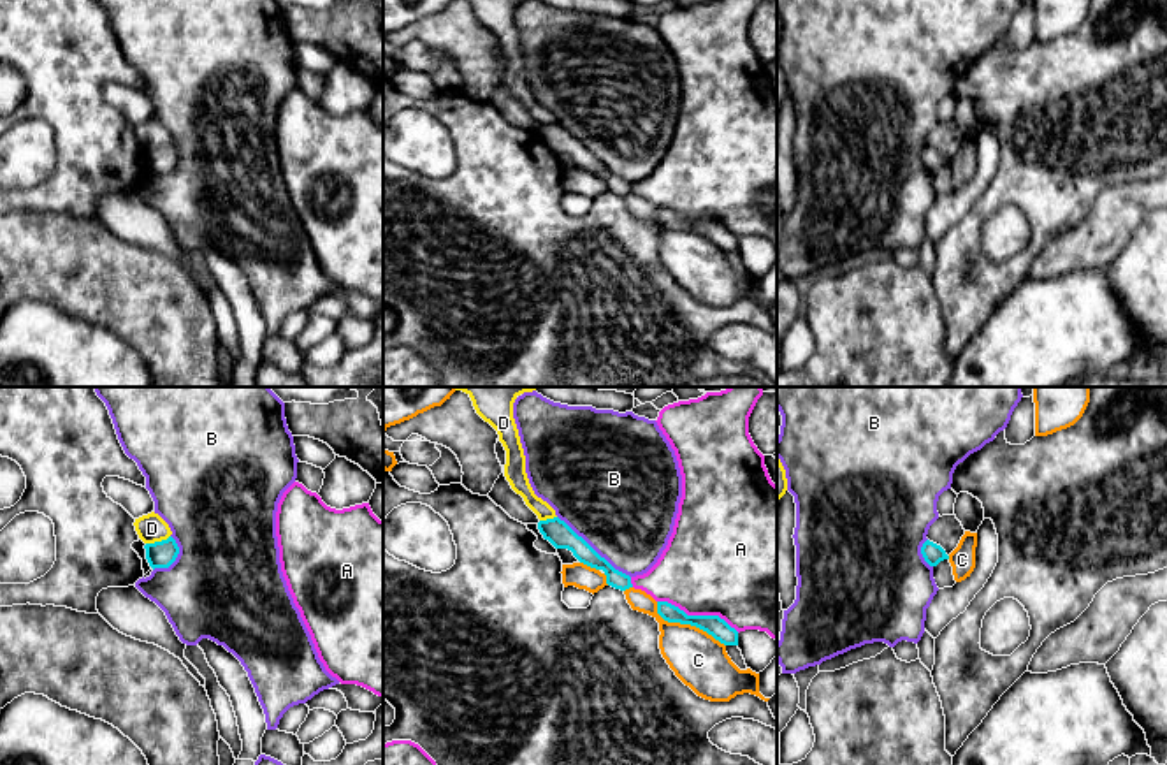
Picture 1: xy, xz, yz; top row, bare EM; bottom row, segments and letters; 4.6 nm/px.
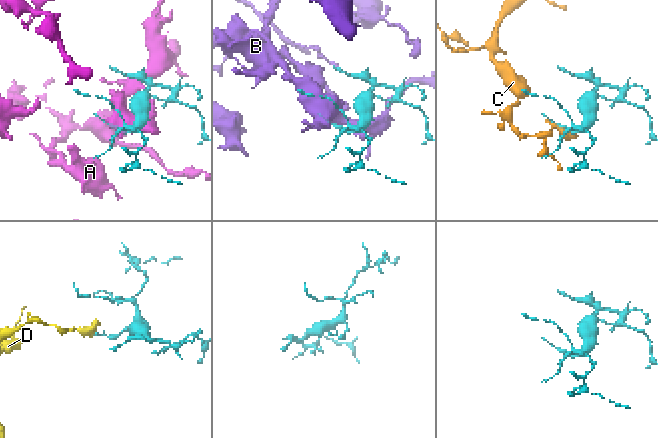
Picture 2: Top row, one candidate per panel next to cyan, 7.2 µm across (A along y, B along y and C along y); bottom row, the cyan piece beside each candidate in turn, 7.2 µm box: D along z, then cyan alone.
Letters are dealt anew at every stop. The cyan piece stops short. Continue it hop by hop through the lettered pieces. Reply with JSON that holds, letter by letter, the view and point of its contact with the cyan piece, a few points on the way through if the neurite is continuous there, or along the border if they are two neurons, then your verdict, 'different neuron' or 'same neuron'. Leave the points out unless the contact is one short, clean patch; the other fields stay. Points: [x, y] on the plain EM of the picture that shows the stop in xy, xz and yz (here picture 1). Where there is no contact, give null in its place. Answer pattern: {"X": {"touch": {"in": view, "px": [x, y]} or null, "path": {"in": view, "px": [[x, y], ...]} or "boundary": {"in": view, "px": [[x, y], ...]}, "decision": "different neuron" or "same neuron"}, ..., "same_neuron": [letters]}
{"A": {"touch": {"in": "xz", "px": [698, 222]}, "decision": "different neuron"}, "B": {"touch": {"in": "xz", "px": [593, 155]}, "decision": "different neuron"}, "C": {"touch": {"in": "xz", "px": [686, 229]}, "decision": "different neuron"}, "D": {"touch": {"in": "xy", "px": [157, 148]}, "boundary": {"in": "xy", "px": [[169, 141], [146, 150]]}, "decision": "different neuron"}, "same_neuron": []}

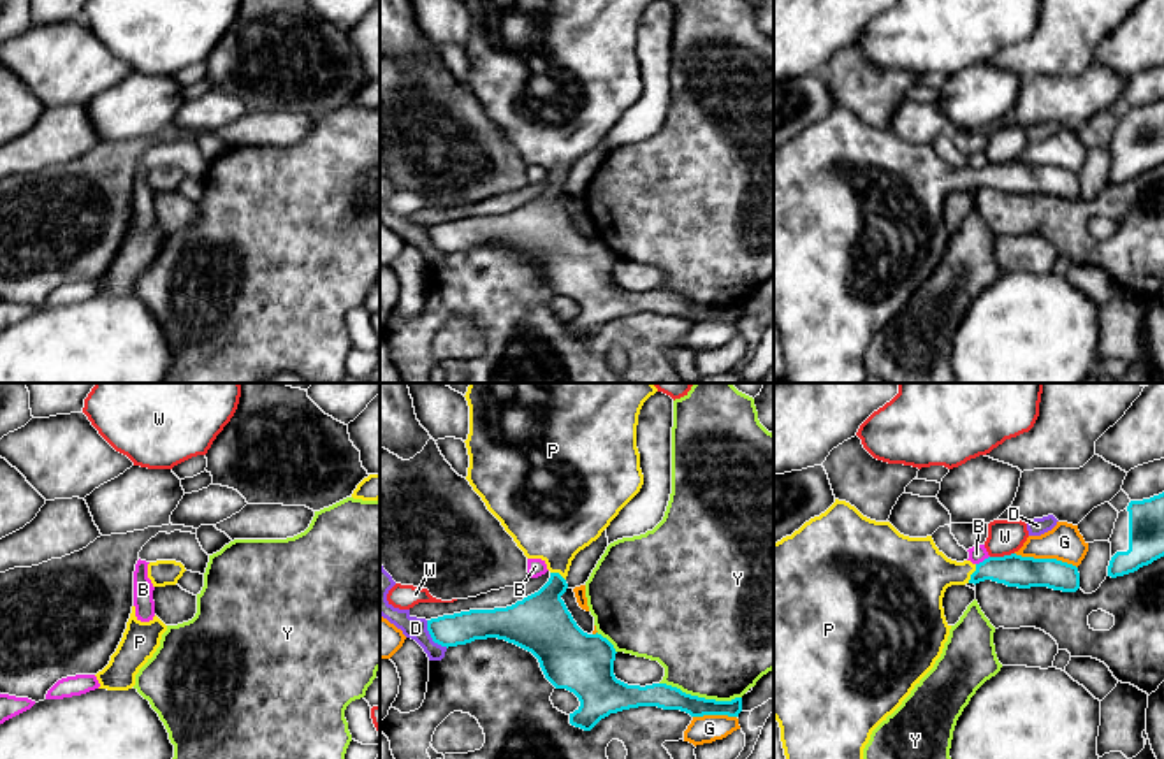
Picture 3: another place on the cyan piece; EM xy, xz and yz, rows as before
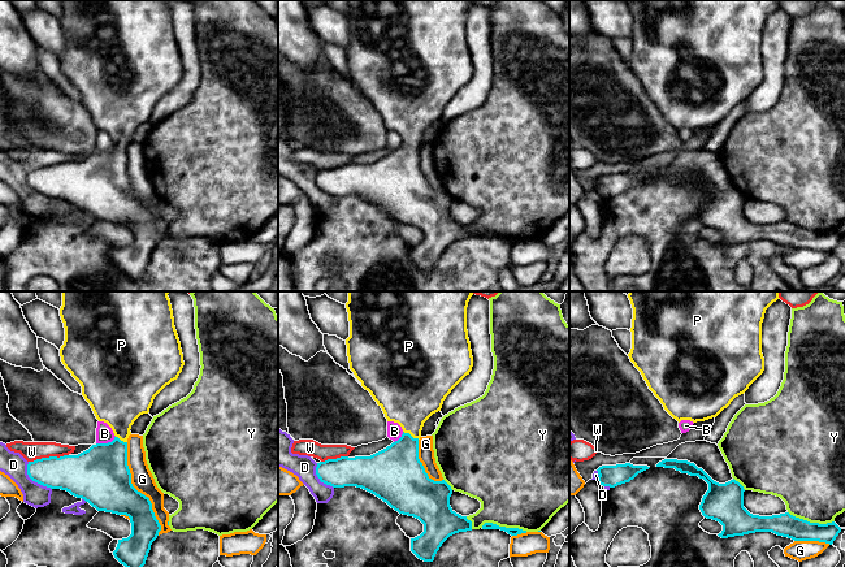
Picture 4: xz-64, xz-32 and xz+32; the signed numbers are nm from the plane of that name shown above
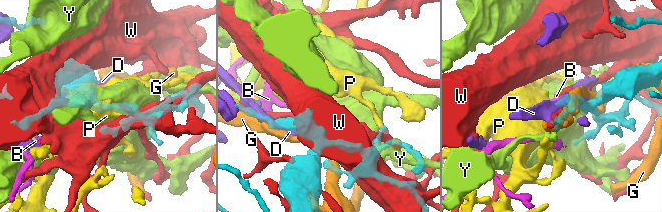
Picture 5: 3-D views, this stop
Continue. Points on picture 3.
{"B": {"touch": {"in": "yz", "px": [983, 167]}, "boundary": {"in": "yz", "px": [[989, 162], [976, 171]]}, "decision": "different neuron"}, "D": {"touch": {"in": "xz", "px": [431, 243]}, "decision": "different neuron"}, "G": {"touch": {"in": "yz", "px": [1047, 166]}, "decision": "different neuron"}, "P": {"touch": {"in": "yz", "px": [973, 180]}, "path": {"in": "yz", "px": [[1013, 176], [973, 180], [918, 181]]}, "decision": "same neuron"}, "W": {"touch": {"in": "yz", "px": [1001, 164]}, "decision": "different neuron"}, "Y": {"touch": {"in": "xz", "px": [700, 304]}, "decision": "different neuron"}, "same_neuron": ["P"]}

